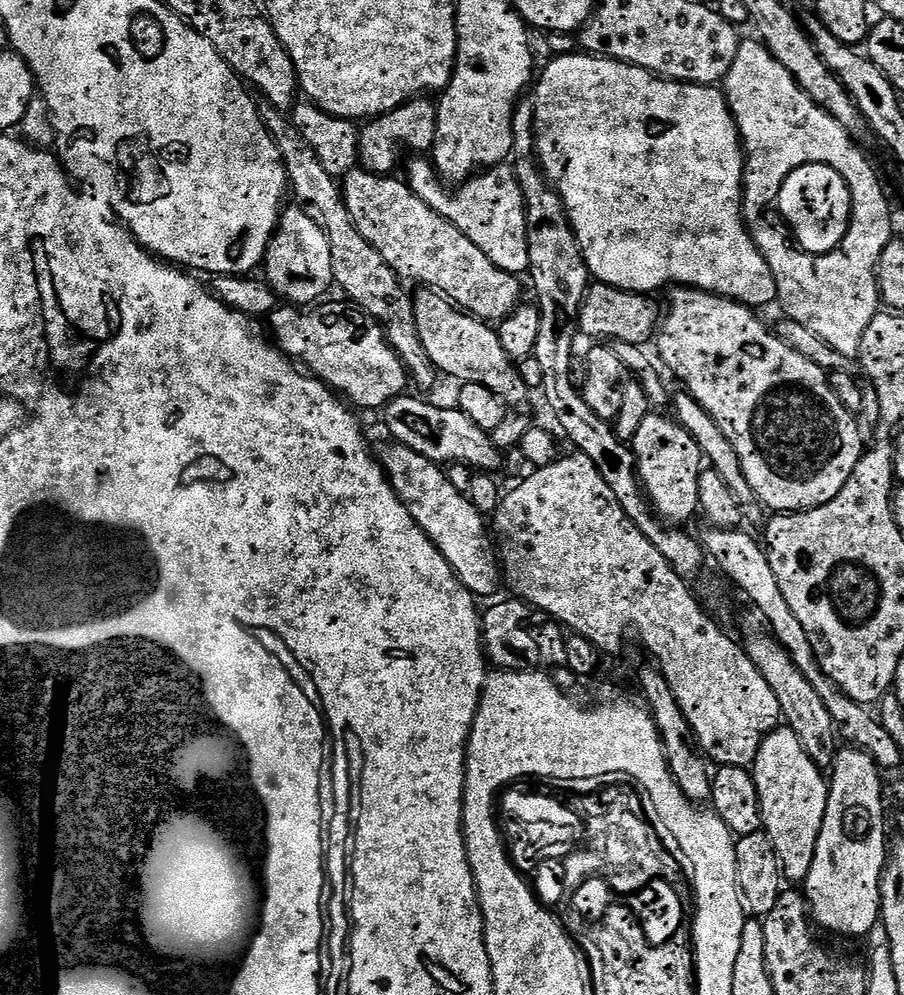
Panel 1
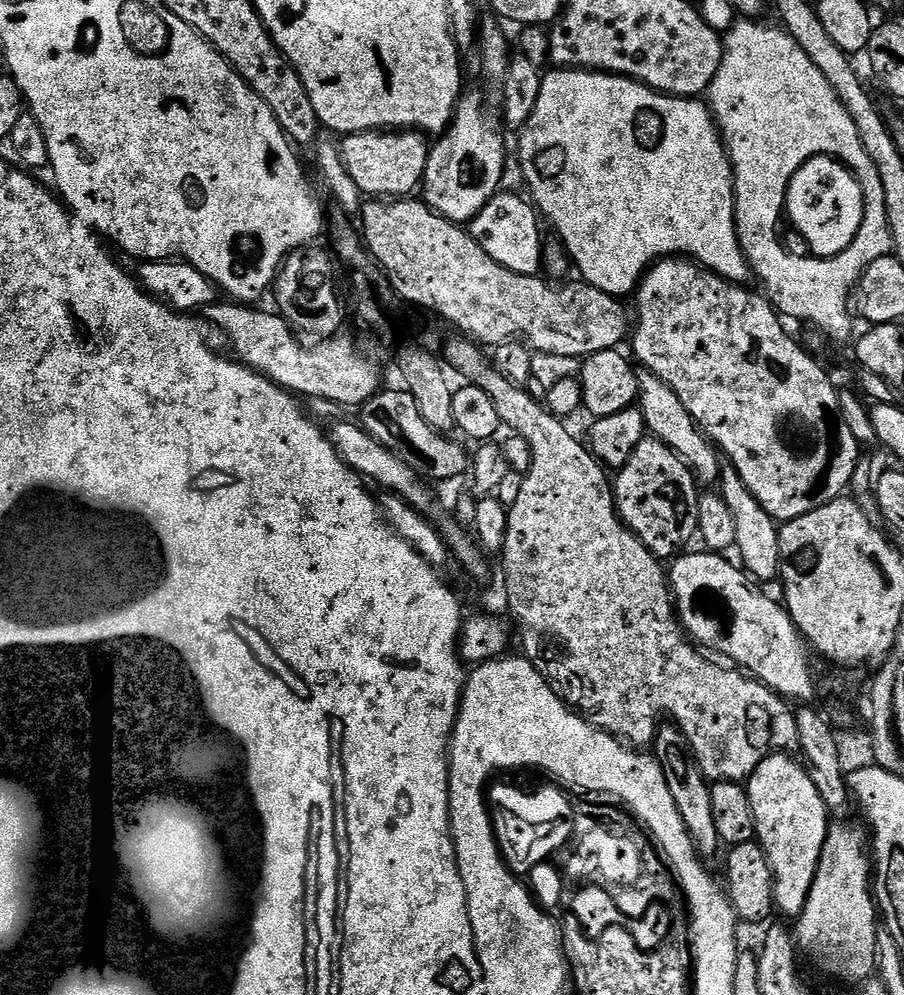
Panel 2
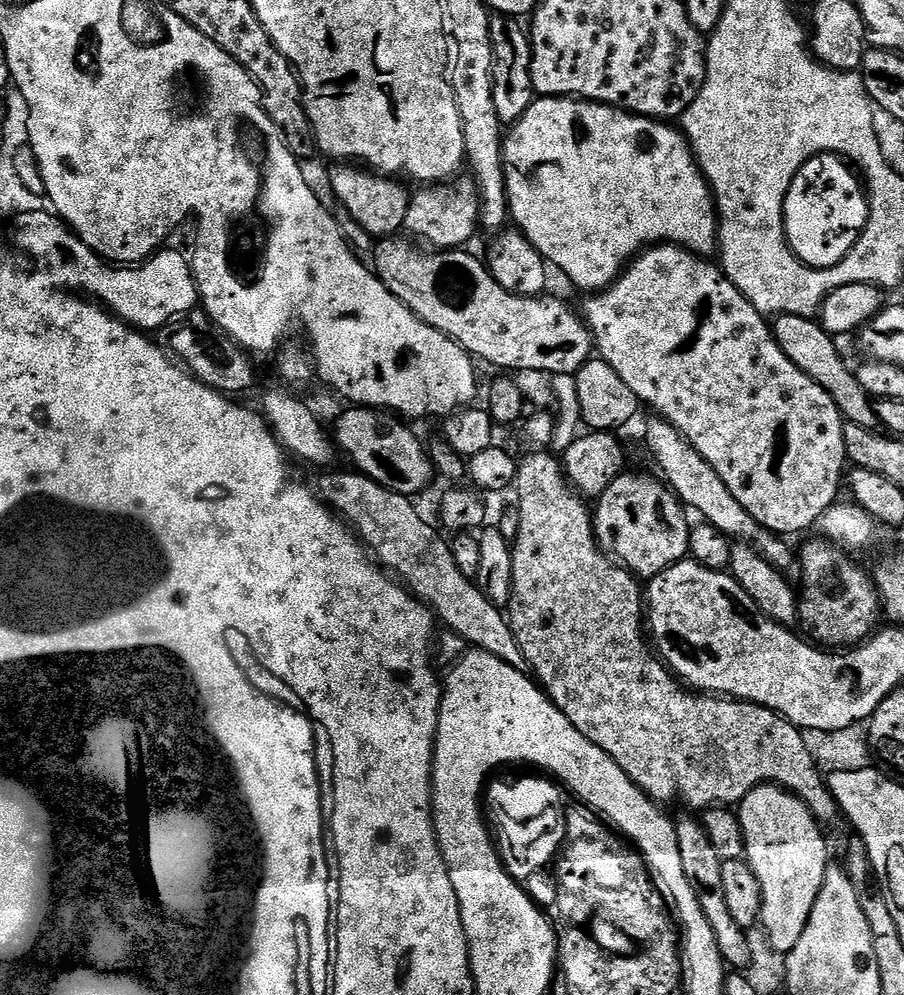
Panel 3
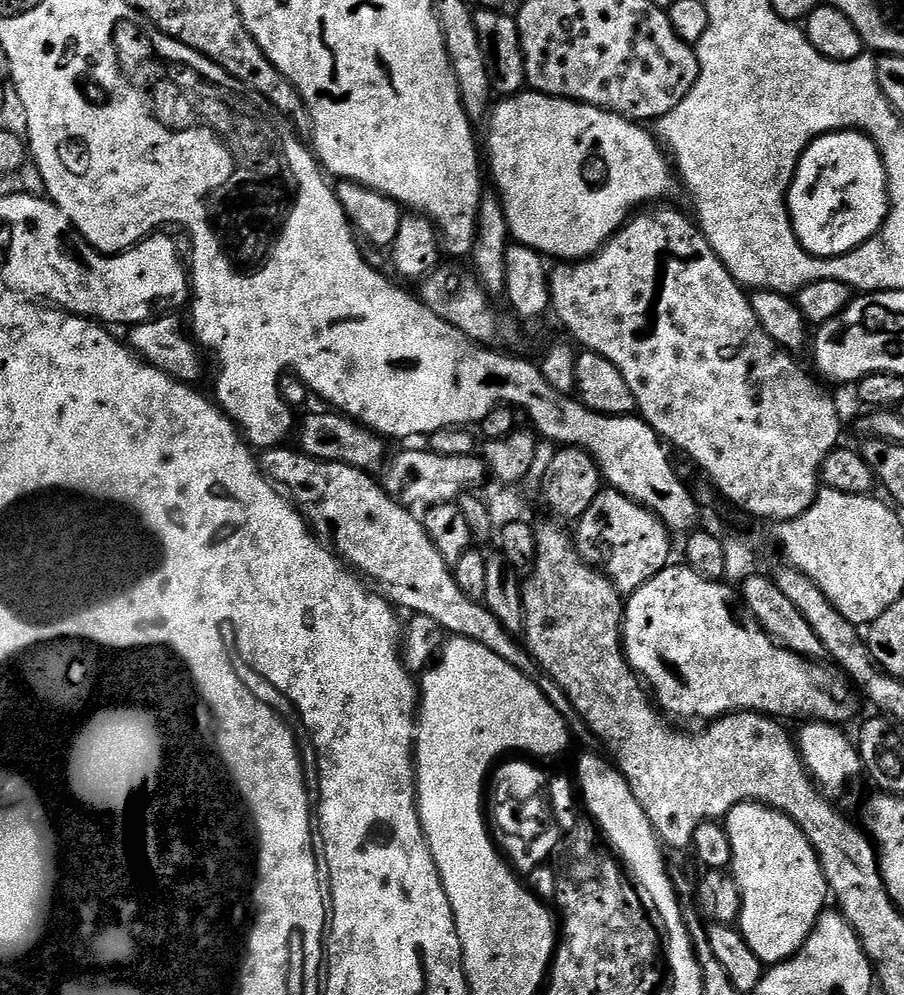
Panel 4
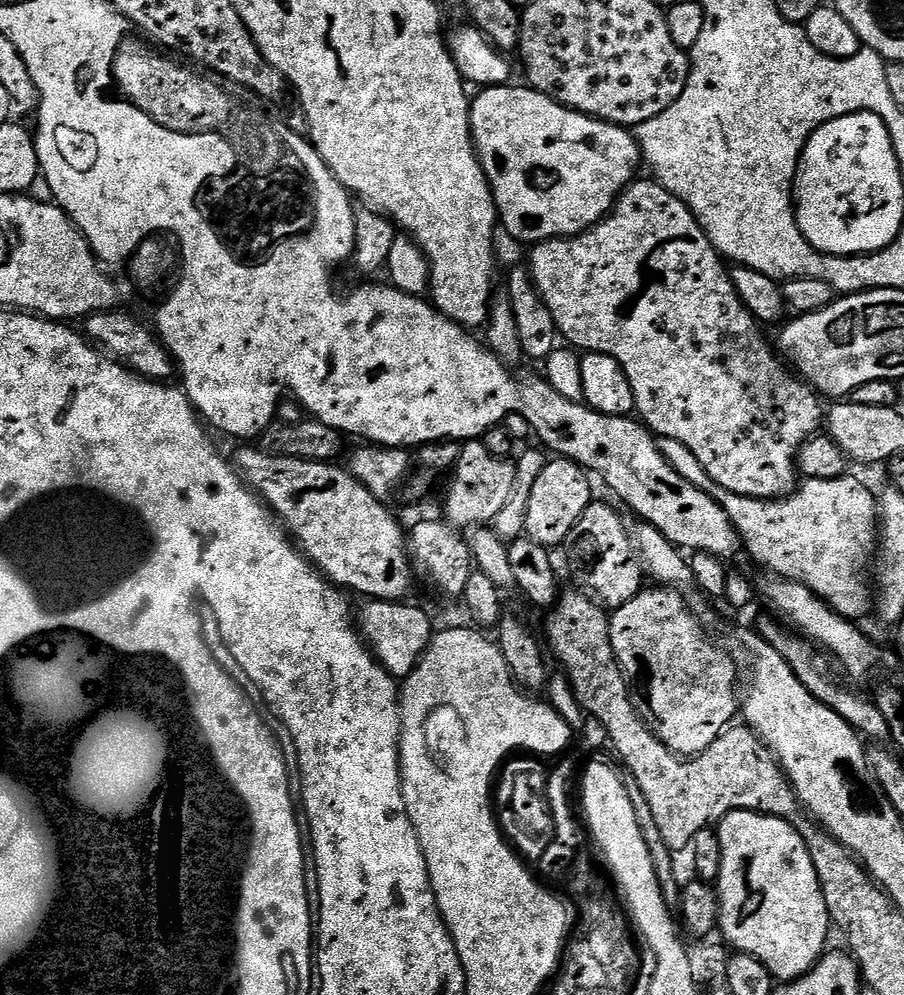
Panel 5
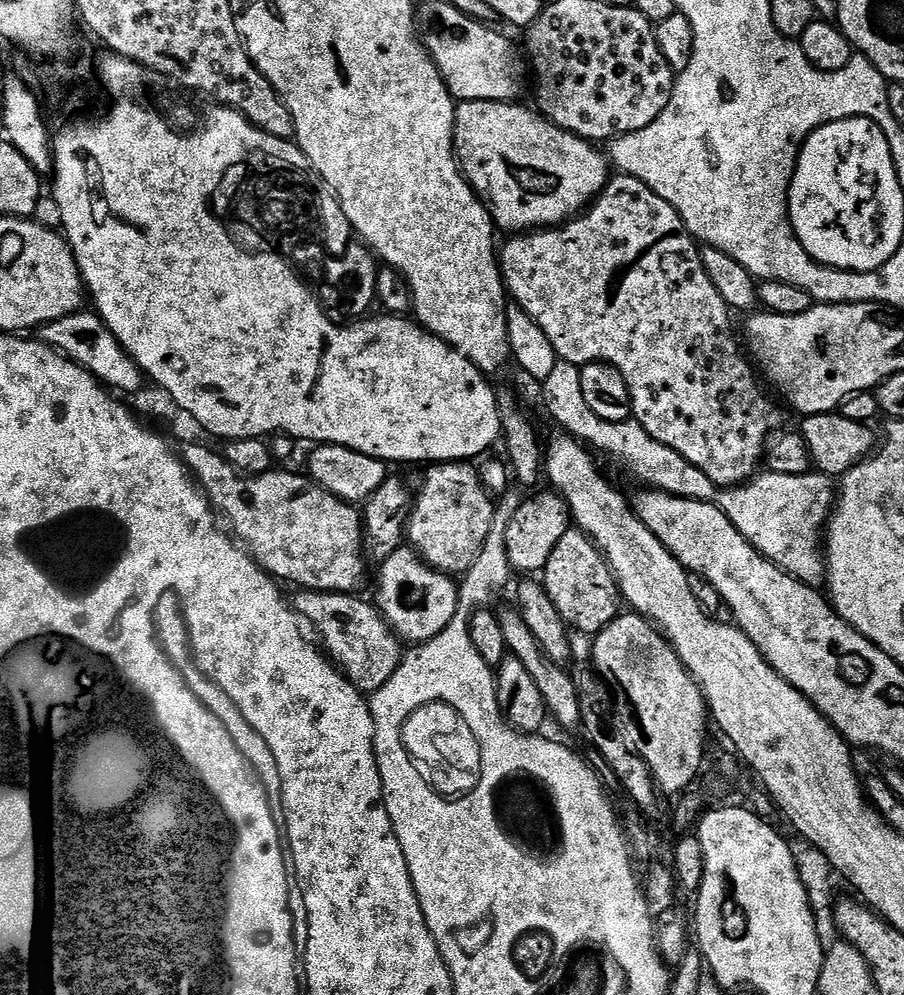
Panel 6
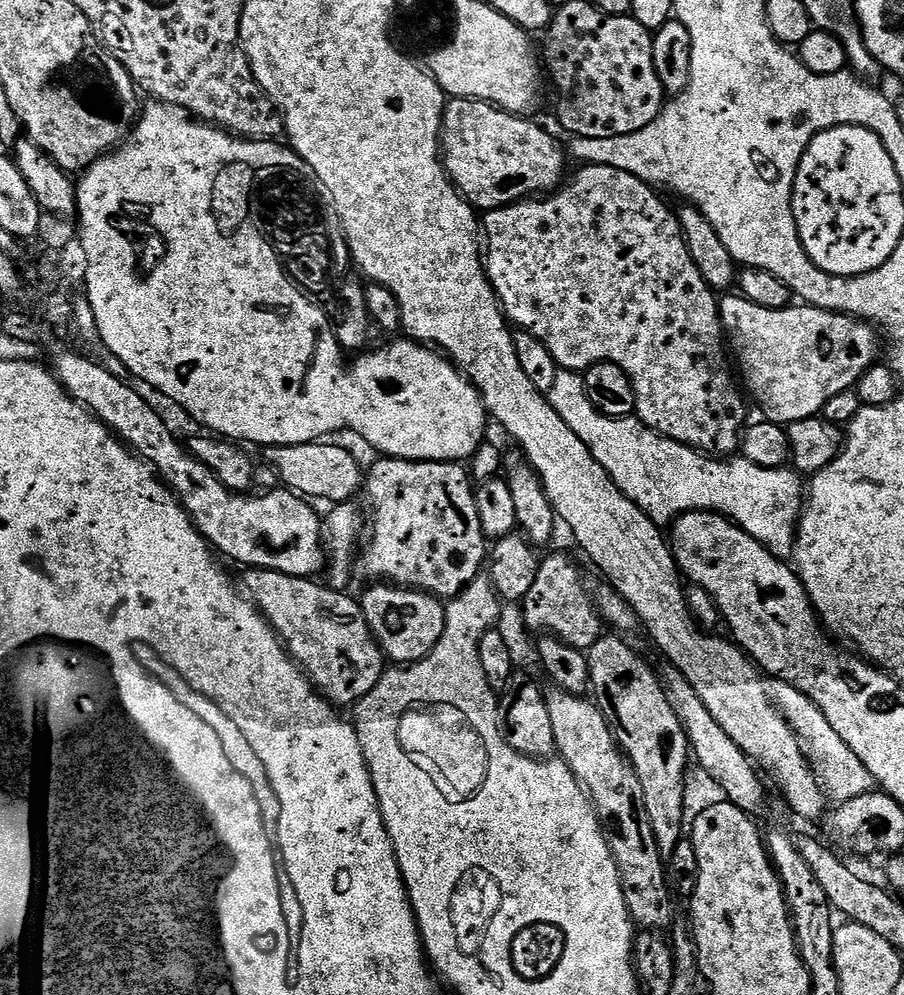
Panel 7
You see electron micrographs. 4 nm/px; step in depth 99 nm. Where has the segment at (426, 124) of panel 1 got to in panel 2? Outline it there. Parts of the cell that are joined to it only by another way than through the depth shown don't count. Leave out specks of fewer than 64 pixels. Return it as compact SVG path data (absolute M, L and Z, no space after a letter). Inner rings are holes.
M419 130L350 132L338 145L346 173L354 178L355 185L365 197L408 198L424 183L430 140Z

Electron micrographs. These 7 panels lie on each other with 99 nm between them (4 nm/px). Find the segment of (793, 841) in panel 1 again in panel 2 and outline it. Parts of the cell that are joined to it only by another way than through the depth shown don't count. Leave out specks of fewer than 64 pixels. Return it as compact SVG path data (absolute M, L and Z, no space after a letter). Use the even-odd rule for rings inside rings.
M788 754L767 756L756 767L754 774L748 777L746 787L750 798L750 810L754 810L756 840L770 862L772 877L776 883L776 908L796 918L804 911L808 901L810 886L818 870L822 846L828 837L830 817L827 806L822 802L822 794L818 794L818 786L814 786L809 769L799 759L791 760L790 757Z

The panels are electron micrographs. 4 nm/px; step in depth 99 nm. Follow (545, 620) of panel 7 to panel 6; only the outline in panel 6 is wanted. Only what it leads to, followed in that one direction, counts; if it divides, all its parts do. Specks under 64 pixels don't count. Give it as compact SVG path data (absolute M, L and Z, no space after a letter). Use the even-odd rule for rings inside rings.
M569 530L562 534L562 542L554 546L554 554L546 562L542 573L542 583L550 602L558 606L558 614L568 624L569 629L585 632L594 638L622 612L620 588L616 585L608 561L604 559L595 542L585 532Z

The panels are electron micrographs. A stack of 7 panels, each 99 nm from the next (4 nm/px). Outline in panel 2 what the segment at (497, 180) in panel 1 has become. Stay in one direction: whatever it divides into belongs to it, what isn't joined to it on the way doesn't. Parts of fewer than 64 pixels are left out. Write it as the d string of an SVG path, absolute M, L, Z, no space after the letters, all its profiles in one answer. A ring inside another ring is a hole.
M507 190L497 192L494 199L472 219L470 231L472 237L482 246L482 250L486 250L486 254L490 254L494 262L506 266L506 270L514 274L535 276L542 268L541 221L535 207L521 196L515 196Z

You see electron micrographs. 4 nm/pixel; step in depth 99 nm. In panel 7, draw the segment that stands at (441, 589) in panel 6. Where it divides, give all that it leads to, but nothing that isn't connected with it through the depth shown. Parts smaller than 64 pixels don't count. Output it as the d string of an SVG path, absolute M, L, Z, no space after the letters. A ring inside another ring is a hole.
M376 582L359 597L360 609L374 637L393 665L407 666L425 660L438 646L442 630L446 630L445 601L416 588L401 588L391 582Z

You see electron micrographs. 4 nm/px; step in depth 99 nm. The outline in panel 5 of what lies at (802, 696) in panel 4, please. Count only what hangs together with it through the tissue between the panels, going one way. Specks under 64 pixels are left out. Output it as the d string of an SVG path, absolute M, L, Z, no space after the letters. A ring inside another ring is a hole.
M667 586L650 588L641 590L633 600L626 602L626 606L611 613L608 637L616 665L624 675L628 694L641 720L669 752L680 758L691 758L708 749L717 736L735 721L732 720L735 716L737 719L738 670L727 651L719 652L708 641L705 625L700 623L679 592Z

